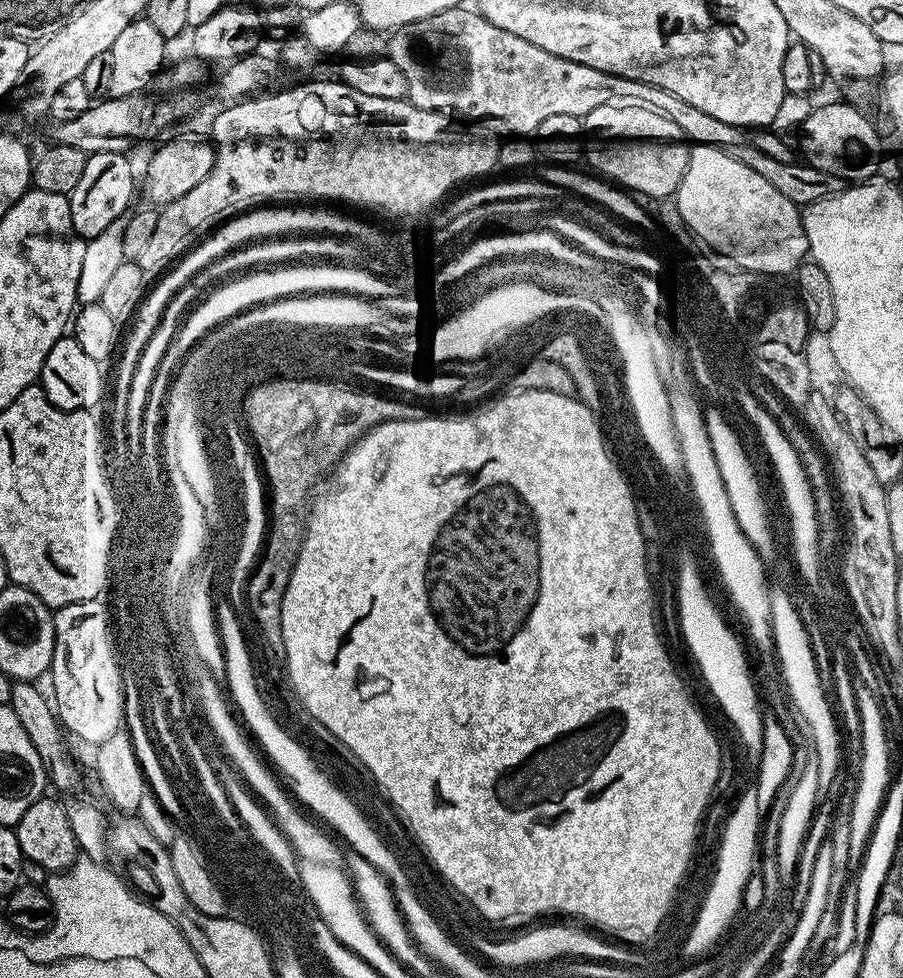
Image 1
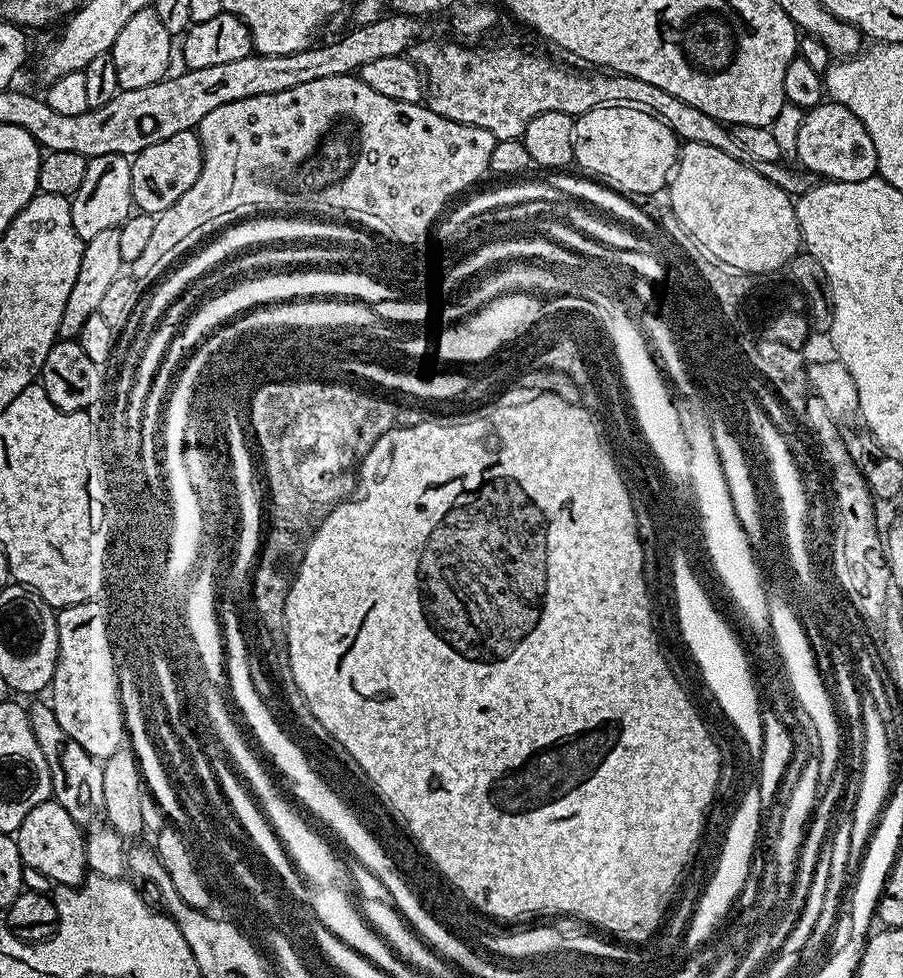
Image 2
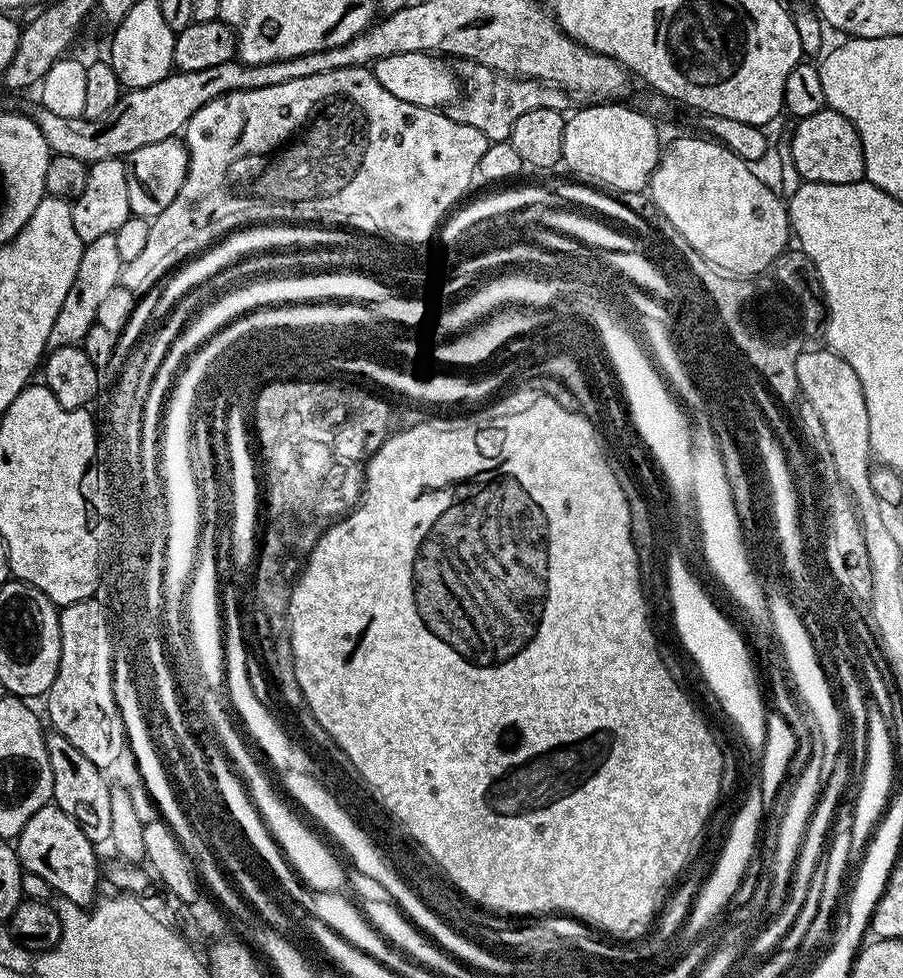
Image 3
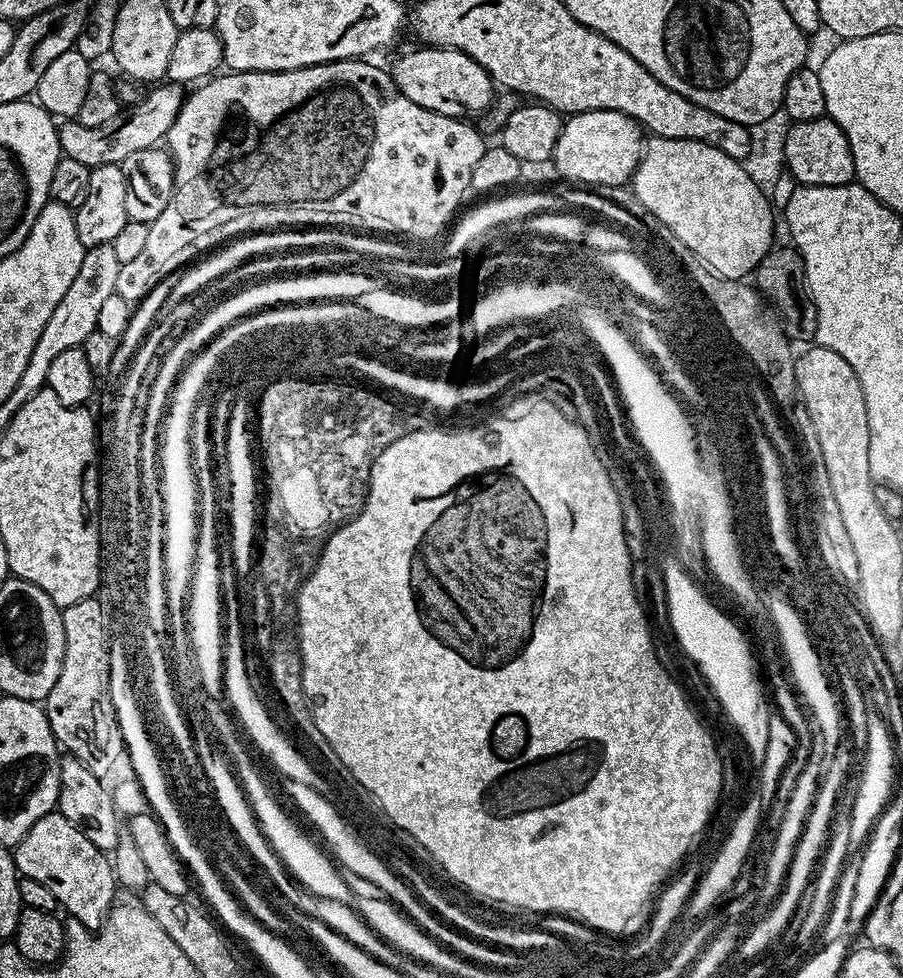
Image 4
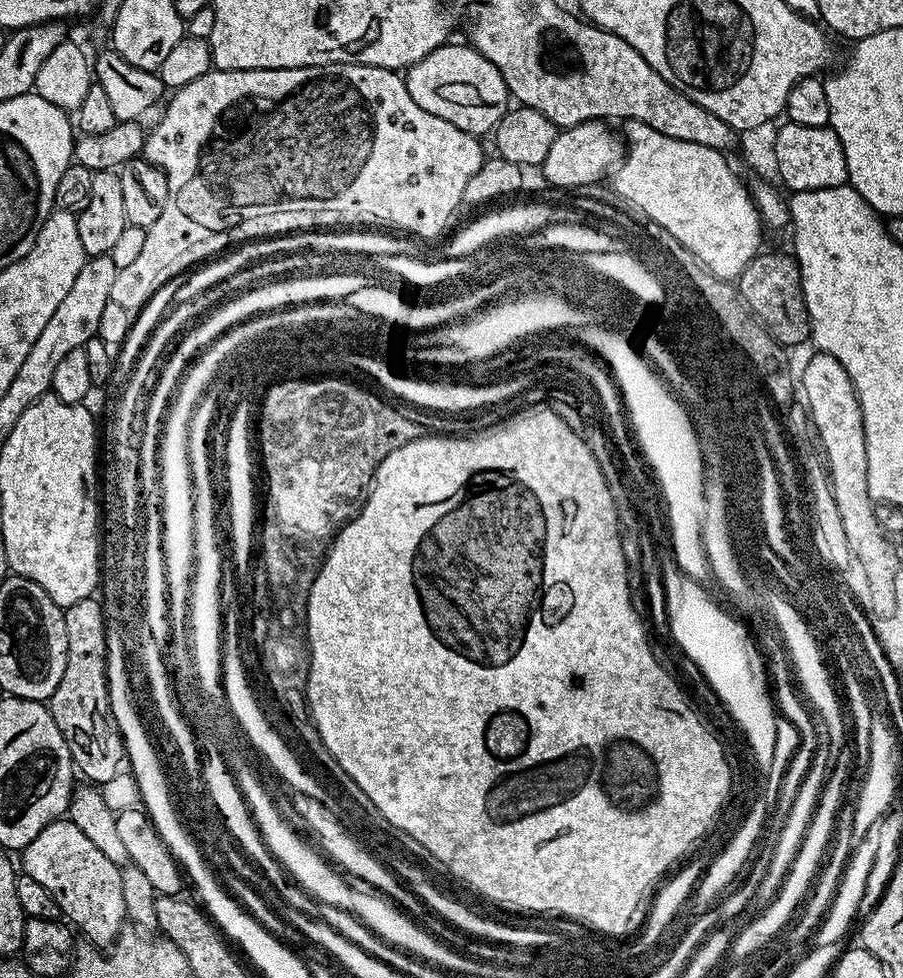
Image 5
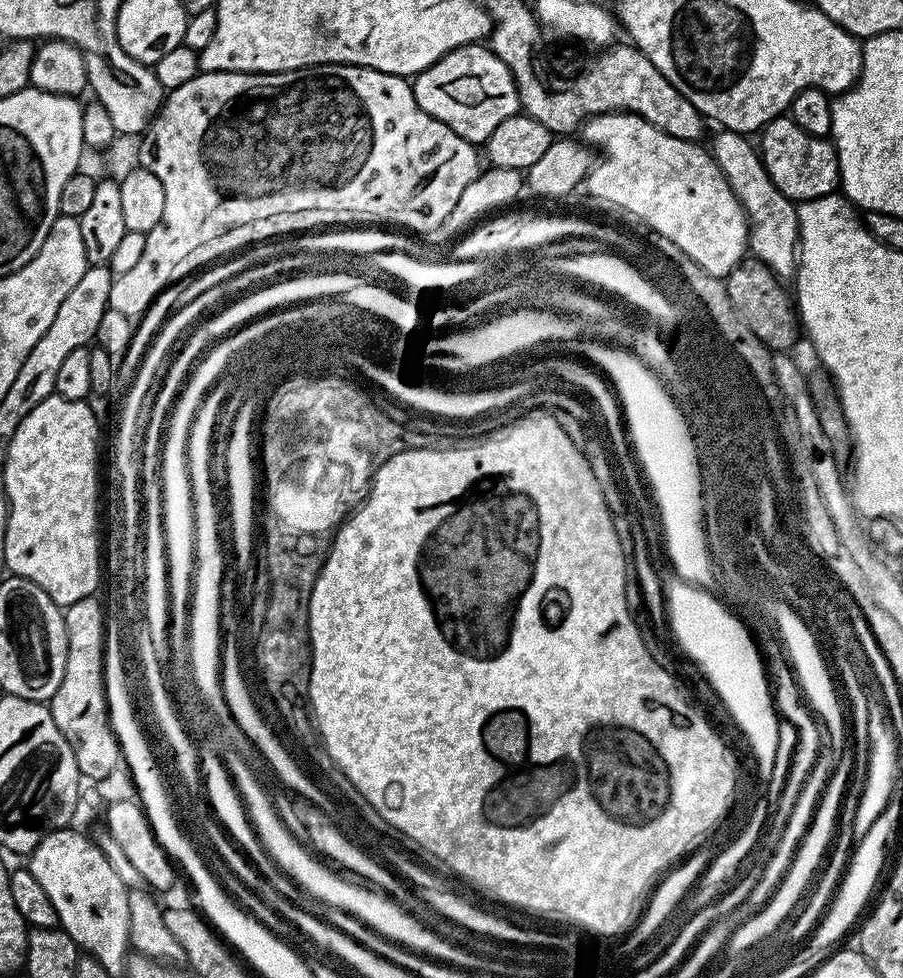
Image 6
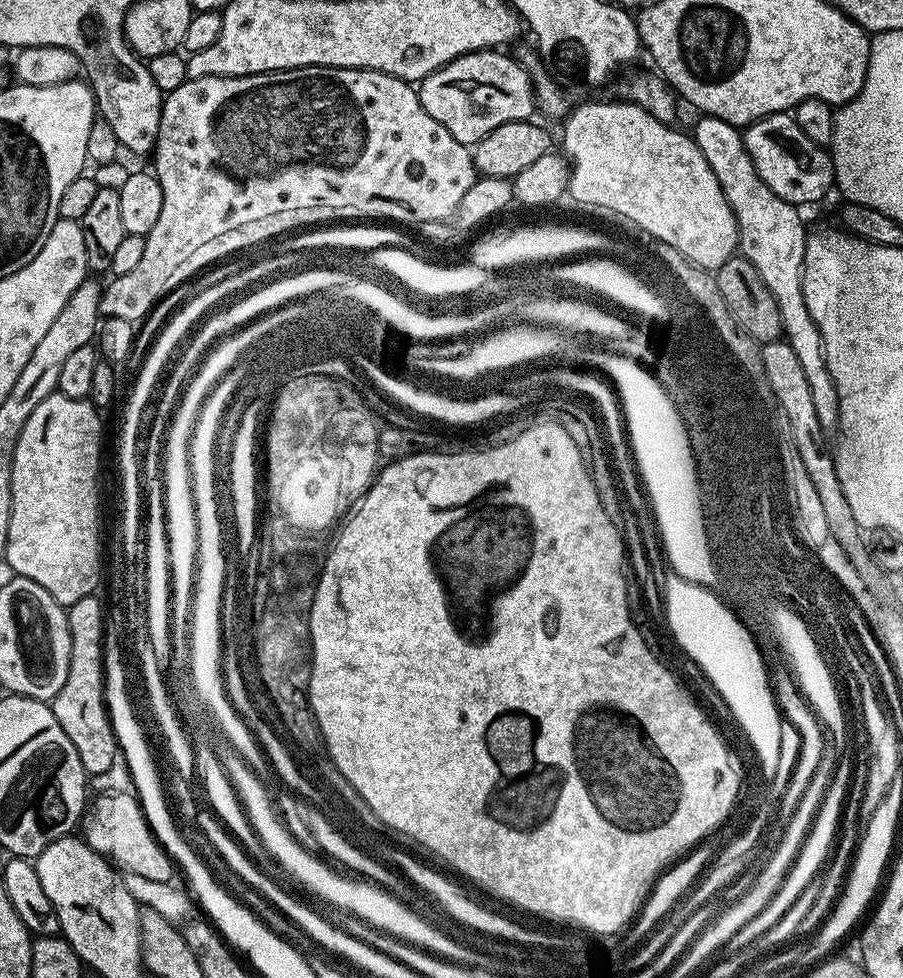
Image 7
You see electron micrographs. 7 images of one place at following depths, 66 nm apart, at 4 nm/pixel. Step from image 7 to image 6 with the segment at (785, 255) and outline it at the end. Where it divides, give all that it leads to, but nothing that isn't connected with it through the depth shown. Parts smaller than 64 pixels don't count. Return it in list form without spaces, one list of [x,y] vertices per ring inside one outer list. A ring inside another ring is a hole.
[[[717,131],[717,136],[710,143],[712,160],[722,170],[726,182],[730,182],[730,190],[738,198],[748,219],[748,246],[751,255],[761,260],[766,267],[788,282],[795,277],[798,263],[798,245],[800,227],[798,226],[797,205],[770,178],[766,166],[762,162],[757,145],[752,144],[743,132]]]

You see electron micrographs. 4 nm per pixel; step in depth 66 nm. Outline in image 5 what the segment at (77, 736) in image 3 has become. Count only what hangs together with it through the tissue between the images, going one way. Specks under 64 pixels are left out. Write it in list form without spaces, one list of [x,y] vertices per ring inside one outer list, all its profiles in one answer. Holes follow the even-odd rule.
[[[96,598],[74,602],[64,609],[66,622],[66,670],[62,682],[54,690],[50,707],[52,717],[66,738],[73,765],[84,775],[85,781],[101,786],[121,771],[126,760],[124,737],[112,713],[108,697],[107,630],[103,622],[103,606]]]

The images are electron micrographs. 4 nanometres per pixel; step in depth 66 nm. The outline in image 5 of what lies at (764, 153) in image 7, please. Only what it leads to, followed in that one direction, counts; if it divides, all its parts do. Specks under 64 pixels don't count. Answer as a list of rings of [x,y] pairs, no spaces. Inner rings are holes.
[[[781,123],[777,130],[777,156],[778,180],[789,193],[826,190],[848,183],[846,150],[842,150],[842,142],[838,142],[838,134],[834,134],[831,126],[819,128]]]

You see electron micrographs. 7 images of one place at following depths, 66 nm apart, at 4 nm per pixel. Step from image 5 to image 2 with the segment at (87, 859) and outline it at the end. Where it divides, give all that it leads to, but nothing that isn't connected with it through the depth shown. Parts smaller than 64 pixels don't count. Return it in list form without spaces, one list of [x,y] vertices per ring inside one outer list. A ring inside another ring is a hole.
[[[51,798],[34,806],[34,810],[30,810],[26,818],[22,818],[22,826],[14,834],[20,861],[25,868],[46,874],[46,878],[50,878],[56,886],[84,883],[89,871],[85,837],[81,825],[76,824],[74,818],[70,818],[70,814],[62,810],[60,803]]]

